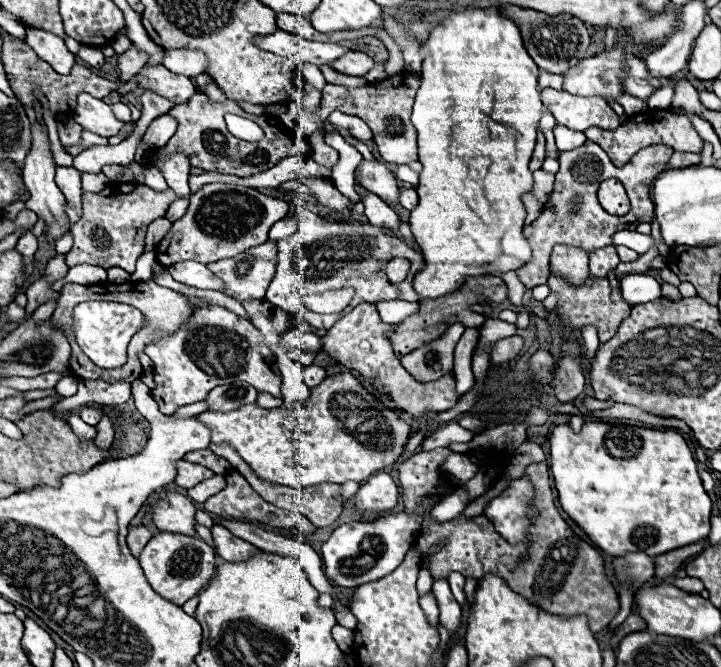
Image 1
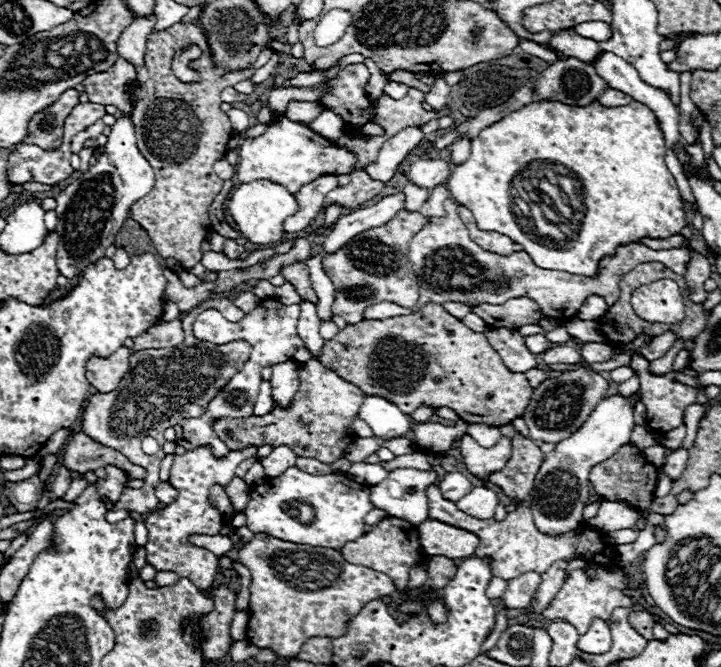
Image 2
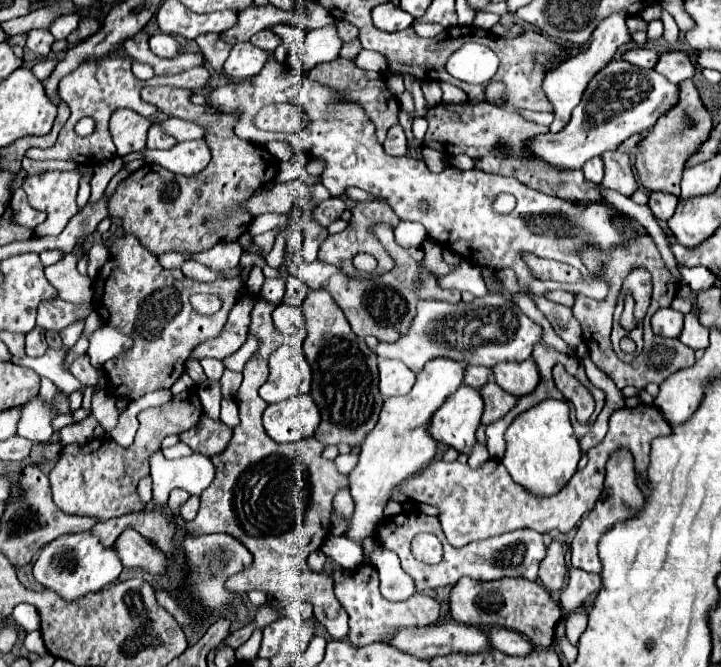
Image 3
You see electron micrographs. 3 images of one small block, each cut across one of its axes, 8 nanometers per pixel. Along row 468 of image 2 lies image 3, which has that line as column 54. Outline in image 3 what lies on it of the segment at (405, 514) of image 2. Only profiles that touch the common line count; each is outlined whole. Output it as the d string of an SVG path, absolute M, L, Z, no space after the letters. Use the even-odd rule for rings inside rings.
M58 392L54 396L52 404L46 404L44 398L40 398L40 396L34 396L22 406L16 436L46 444L54 434L52 418L56 414L66 414L66 412L68 412L68 394Z

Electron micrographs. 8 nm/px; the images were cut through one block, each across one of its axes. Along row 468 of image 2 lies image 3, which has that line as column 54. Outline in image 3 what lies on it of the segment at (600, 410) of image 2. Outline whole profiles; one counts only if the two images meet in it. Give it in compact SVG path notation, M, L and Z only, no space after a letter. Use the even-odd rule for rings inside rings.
M92 532L62 534L56 540L48 542L34 564L34 578L44 588L58 592L64 600L76 600L88 592L98 592L104 586L116 582L122 572L122 562L114 548L102 546L100 538Z

